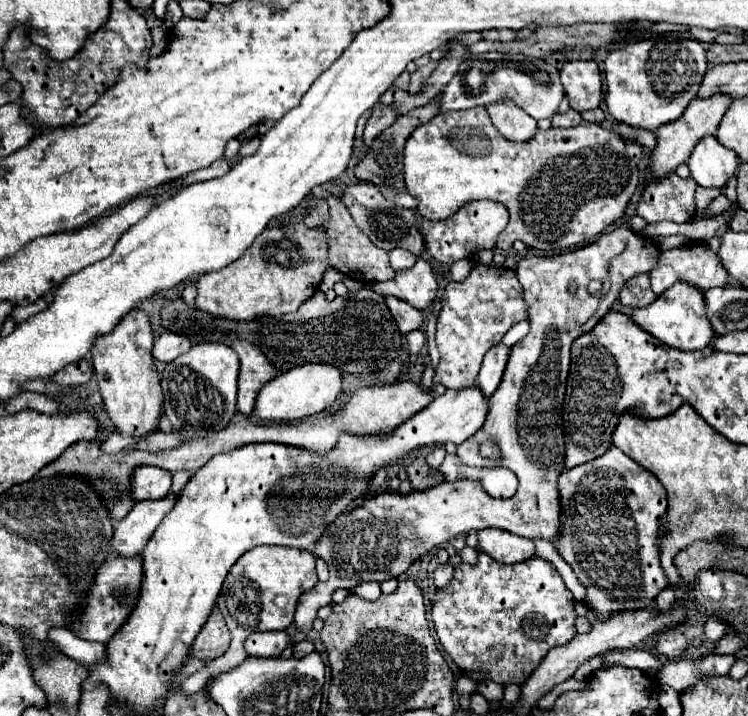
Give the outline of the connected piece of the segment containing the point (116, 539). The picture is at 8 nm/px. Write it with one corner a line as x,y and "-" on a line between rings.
167,495
157,501
137,501
131,513
117,523
111,547
121,557
135,557
143,551
145,543
151,539
153,529
161,523
161,519
173,509
175,495

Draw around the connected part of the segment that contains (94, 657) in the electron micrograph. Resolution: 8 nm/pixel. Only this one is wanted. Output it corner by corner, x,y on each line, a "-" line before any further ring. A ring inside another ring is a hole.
51,629
51,633
47,633
47,639
53,647
57,647
57,651
65,653
69,659
85,661
87,665
93,665
95,661
105,659
103,643
91,643
91,641
79,639
69,629

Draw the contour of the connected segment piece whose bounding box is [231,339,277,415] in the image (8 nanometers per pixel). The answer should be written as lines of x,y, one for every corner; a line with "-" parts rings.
235,339
231,343
233,351
239,355
241,373
239,373
239,393
237,393
237,409
243,415
251,415
255,407
255,397
259,395
261,387
269,383
277,371
275,367
263,357
263,353
251,345
249,341

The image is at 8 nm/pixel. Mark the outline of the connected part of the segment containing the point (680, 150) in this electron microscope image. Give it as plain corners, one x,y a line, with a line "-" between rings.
715,95
715,97
707,97
707,99
693,99
691,105
685,109
685,113
667,125
661,125
655,135
657,135
657,145
653,149
653,155
649,157
647,169
651,169
651,173
655,177
665,177
669,173
673,173
677,169
679,163
685,163
693,151
693,147
707,135
715,135
721,117
725,115
727,107
731,105
731,97
723,97
723,95

